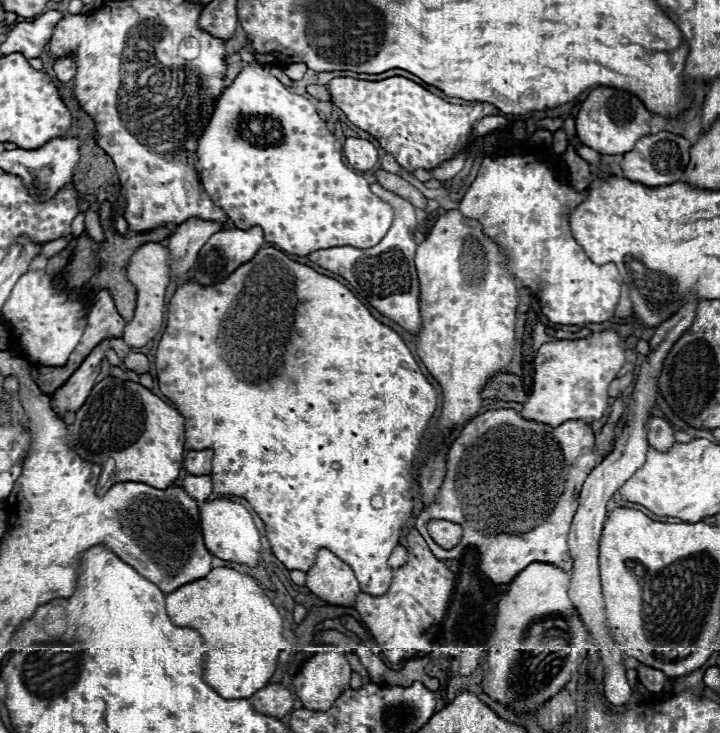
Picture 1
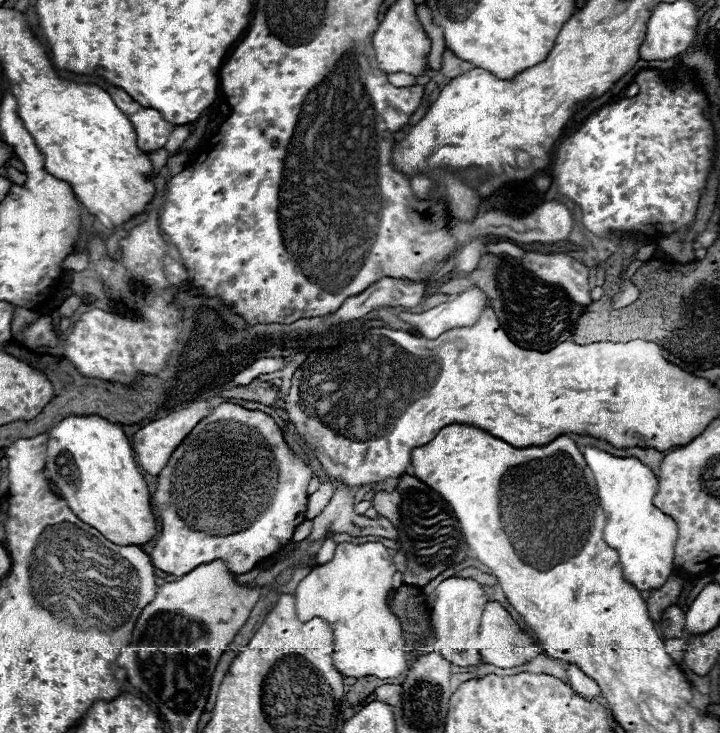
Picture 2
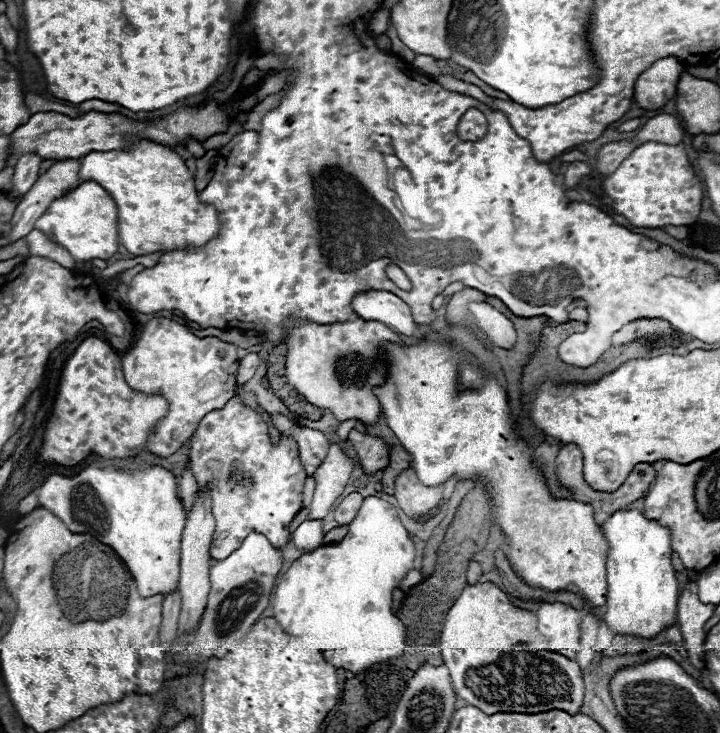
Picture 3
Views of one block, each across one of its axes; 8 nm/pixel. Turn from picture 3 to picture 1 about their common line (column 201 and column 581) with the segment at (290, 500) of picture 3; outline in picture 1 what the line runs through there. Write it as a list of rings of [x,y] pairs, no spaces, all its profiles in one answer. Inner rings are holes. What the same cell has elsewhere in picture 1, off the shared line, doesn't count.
[[[488,410],[476,416],[454,440],[448,452],[448,464],[446,464],[448,472],[442,484],[440,496],[436,504],[426,506],[418,514],[416,528],[428,542],[434,556],[440,560],[462,560],[466,550],[470,548],[476,550],[478,576],[494,584],[512,582],[512,578],[532,562],[548,562],[548,564],[554,564],[556,568],[570,572],[572,558],[568,554],[566,534],[576,512],[576,498],[582,488],[582,478],[586,478],[594,466],[596,466],[594,432],[588,424],[580,420],[572,420],[572,422],[560,424],[558,428],[552,428],[552,426],[524,420],[516,410]],[[430,520],[448,520],[448,522],[460,524],[464,528],[464,536],[460,544],[452,550],[440,548],[426,530],[426,524]]]

